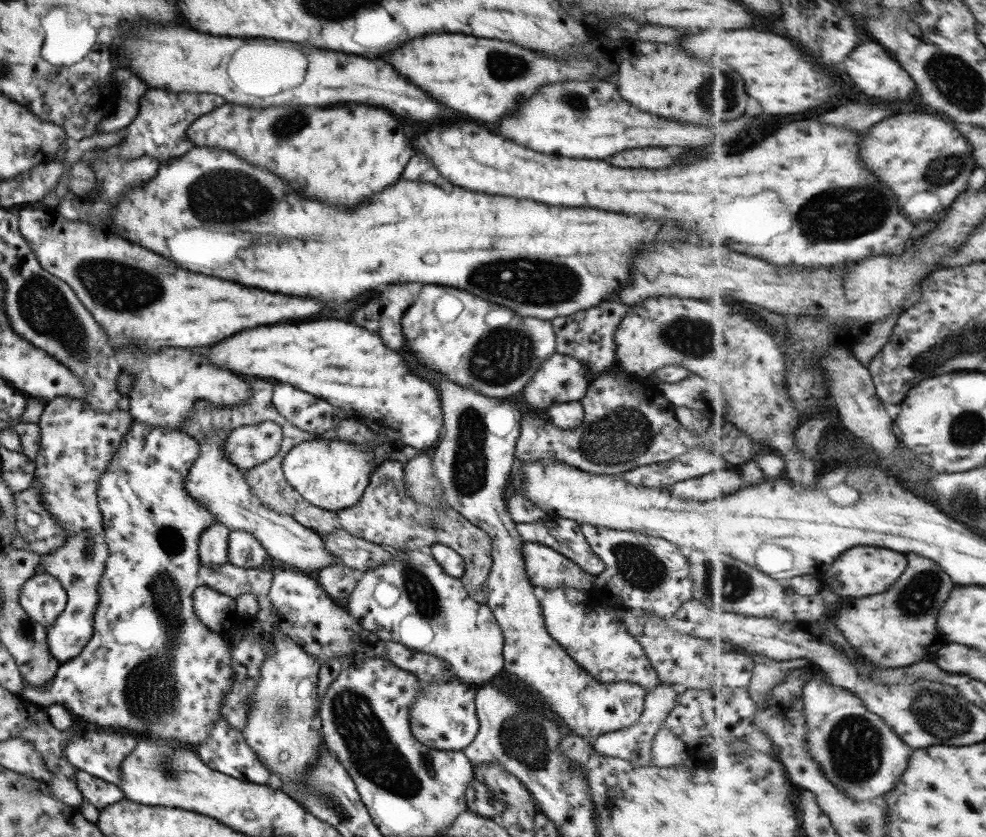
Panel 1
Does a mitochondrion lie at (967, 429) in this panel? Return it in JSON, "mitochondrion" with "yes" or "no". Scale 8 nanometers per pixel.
{"mitochondrion":"yes"}

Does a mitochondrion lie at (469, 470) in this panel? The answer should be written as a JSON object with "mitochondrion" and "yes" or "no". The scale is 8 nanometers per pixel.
{"mitochondrion":"yes"}

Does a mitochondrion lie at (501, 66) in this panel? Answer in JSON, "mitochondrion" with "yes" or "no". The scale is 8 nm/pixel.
{"mitochondrion":"yes"}

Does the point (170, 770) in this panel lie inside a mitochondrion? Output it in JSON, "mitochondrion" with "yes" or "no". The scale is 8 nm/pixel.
{"mitochondrion":"yes"}

